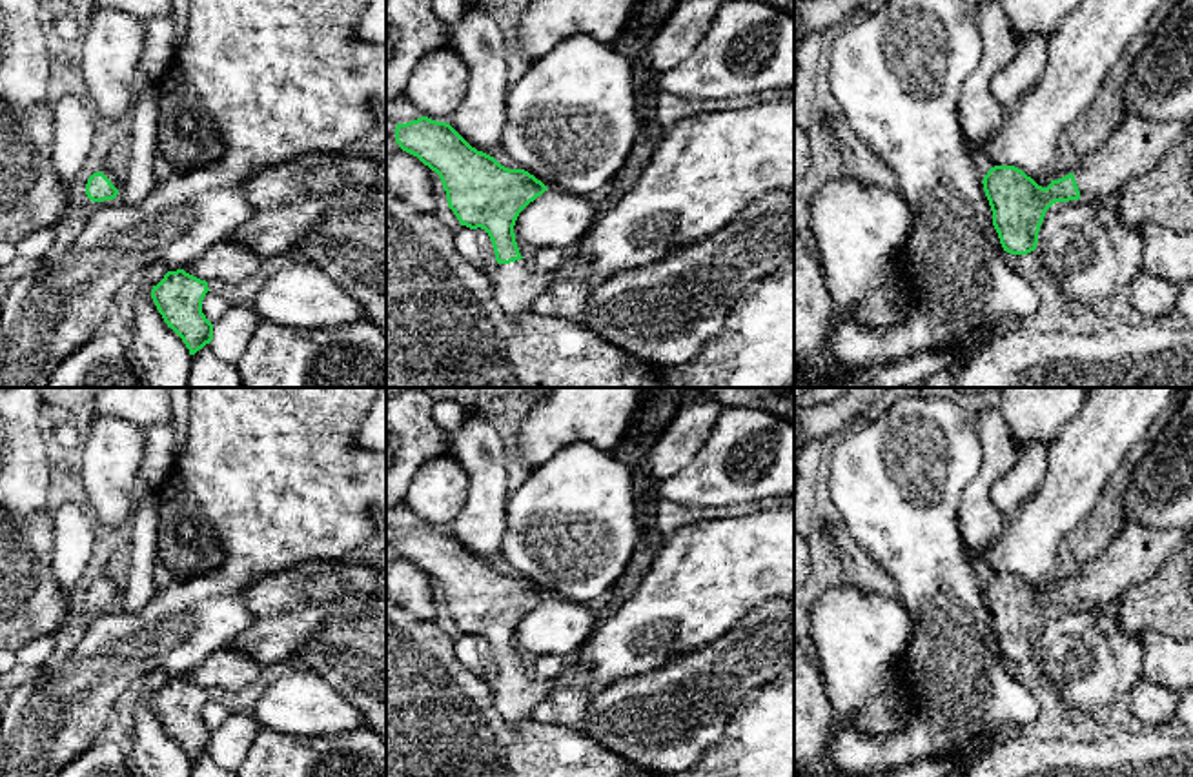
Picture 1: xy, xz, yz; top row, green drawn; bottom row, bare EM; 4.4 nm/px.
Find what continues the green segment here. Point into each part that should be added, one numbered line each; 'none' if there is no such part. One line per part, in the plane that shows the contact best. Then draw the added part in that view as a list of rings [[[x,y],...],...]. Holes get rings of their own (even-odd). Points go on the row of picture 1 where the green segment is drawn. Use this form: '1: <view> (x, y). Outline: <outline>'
1: xz (516, 284). Outline: [[[523,258],[510,264],[497,264],[492,284],[499,308],[517,318],[528,311],[539,295],[543,295],[554,275],[534,271]]]

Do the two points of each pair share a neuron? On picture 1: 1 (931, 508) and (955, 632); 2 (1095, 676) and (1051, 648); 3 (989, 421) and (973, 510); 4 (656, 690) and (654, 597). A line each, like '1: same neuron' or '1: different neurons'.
1: same neuron
2: same neuron
3: same neuron
4: different neurons

